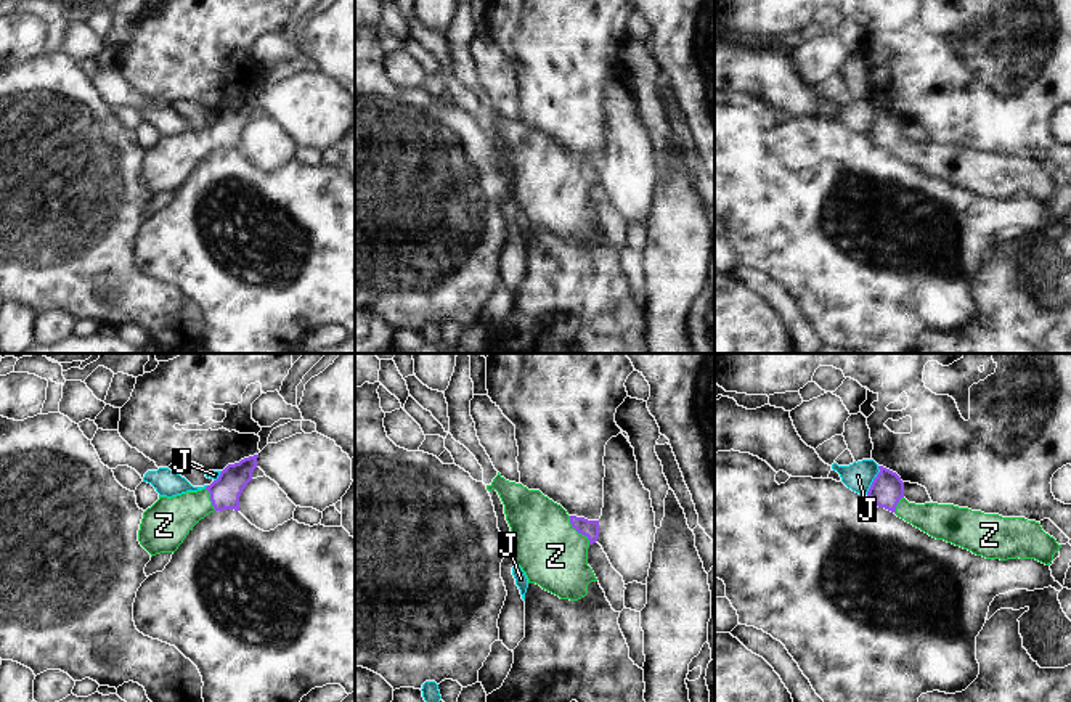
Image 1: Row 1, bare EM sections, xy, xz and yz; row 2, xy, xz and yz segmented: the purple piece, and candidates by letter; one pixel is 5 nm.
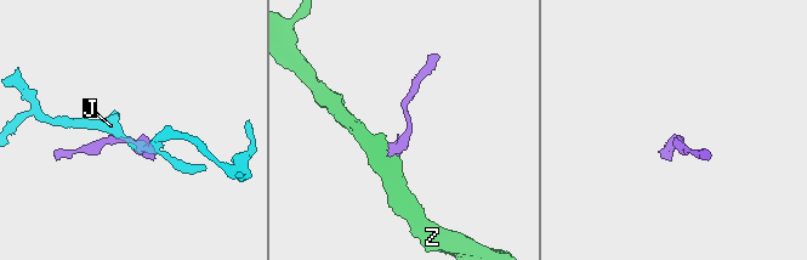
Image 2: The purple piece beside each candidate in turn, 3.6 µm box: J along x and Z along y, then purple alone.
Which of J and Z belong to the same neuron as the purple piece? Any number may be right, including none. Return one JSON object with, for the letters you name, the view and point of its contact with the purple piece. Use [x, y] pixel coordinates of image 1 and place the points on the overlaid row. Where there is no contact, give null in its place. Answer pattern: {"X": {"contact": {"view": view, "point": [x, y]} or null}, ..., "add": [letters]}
{"Z": {"contact": {"view": "xz", "point": [577, 530]}}, "add": ["Z"]}

